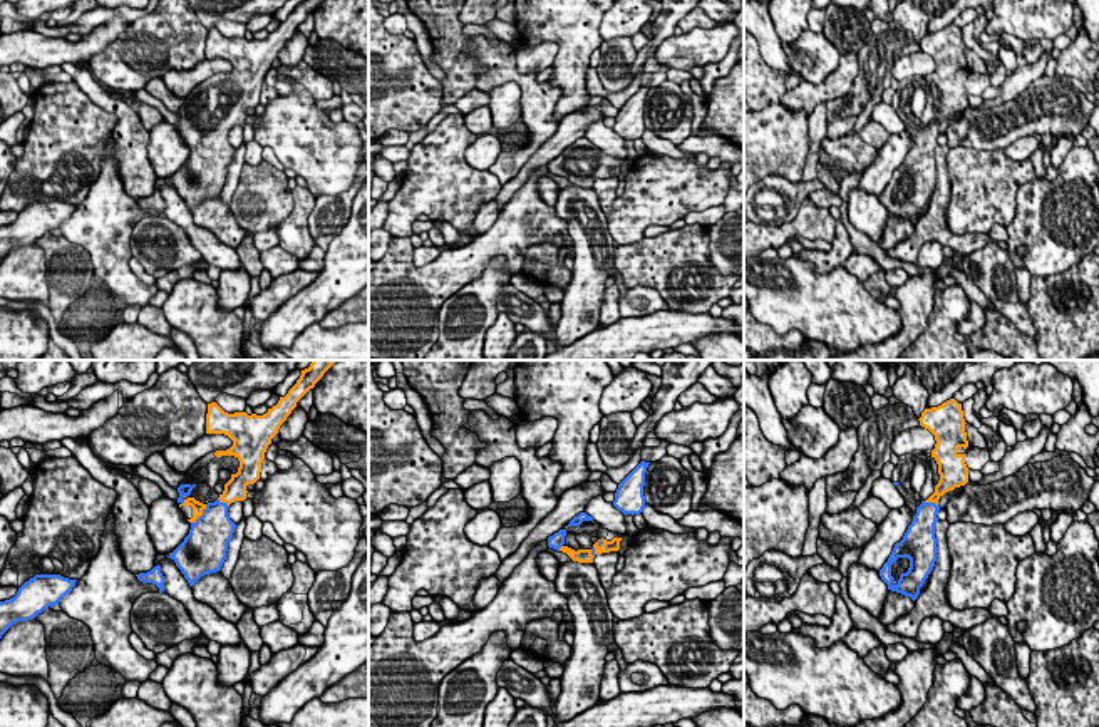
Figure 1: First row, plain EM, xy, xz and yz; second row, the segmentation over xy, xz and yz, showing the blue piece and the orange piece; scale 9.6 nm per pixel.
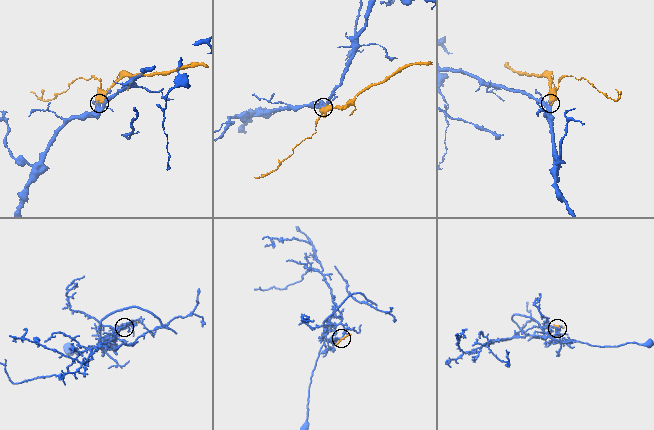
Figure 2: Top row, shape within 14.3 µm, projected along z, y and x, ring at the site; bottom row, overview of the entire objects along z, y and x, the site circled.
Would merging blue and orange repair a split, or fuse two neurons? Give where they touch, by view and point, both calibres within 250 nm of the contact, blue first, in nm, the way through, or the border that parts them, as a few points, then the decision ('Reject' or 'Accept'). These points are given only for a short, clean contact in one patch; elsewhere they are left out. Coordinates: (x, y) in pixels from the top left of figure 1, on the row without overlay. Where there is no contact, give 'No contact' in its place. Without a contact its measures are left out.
Touches blue at xy (200, 141). Thickness 400 nm (blue) against 100 nm. Accept

